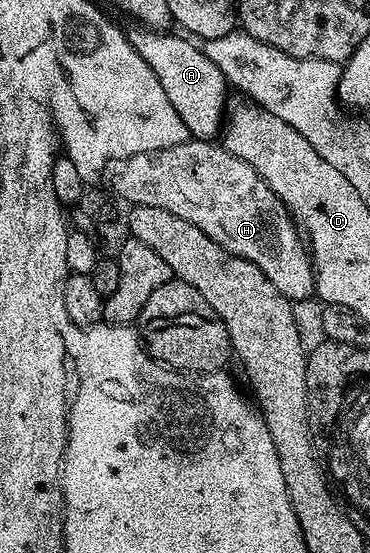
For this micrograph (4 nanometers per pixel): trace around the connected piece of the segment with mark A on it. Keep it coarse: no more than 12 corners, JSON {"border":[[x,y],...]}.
{"border":[[128,32],[194,139],[227,111],[220,65],[184,34]]}

